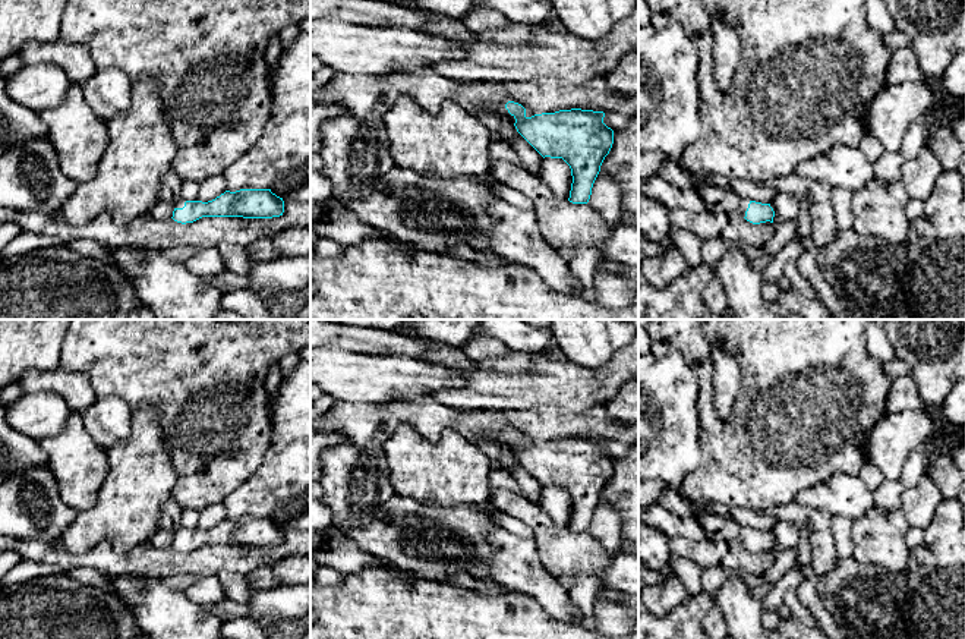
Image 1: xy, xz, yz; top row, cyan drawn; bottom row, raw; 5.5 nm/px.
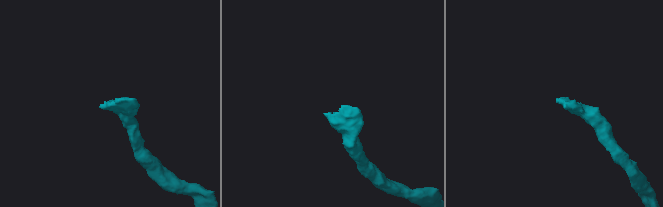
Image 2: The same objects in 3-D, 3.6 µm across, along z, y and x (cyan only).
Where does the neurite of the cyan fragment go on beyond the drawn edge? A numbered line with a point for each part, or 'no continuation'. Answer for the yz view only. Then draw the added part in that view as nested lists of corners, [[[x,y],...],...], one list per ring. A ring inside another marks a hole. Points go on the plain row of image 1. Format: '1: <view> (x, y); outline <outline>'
1: yz (716, 528); outline [[[713,513],[700,514],[697,519],[706,533],[706,538],[712,541],[725,541],[728,544],[737,541],[745,545],[750,528],[737,523],[731,517]]]

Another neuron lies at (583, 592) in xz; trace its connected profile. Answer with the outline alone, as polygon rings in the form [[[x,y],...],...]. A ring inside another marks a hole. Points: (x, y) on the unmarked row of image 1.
[[[580,577],[568,591],[571,602],[578,607],[583,616],[590,616],[596,599],[597,583],[587,577]]]

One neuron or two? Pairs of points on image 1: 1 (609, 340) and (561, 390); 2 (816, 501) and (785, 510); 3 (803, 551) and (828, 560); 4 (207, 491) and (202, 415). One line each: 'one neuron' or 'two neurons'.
1: two neurons
2: two neurons
3: two neurons
4: one neuron

